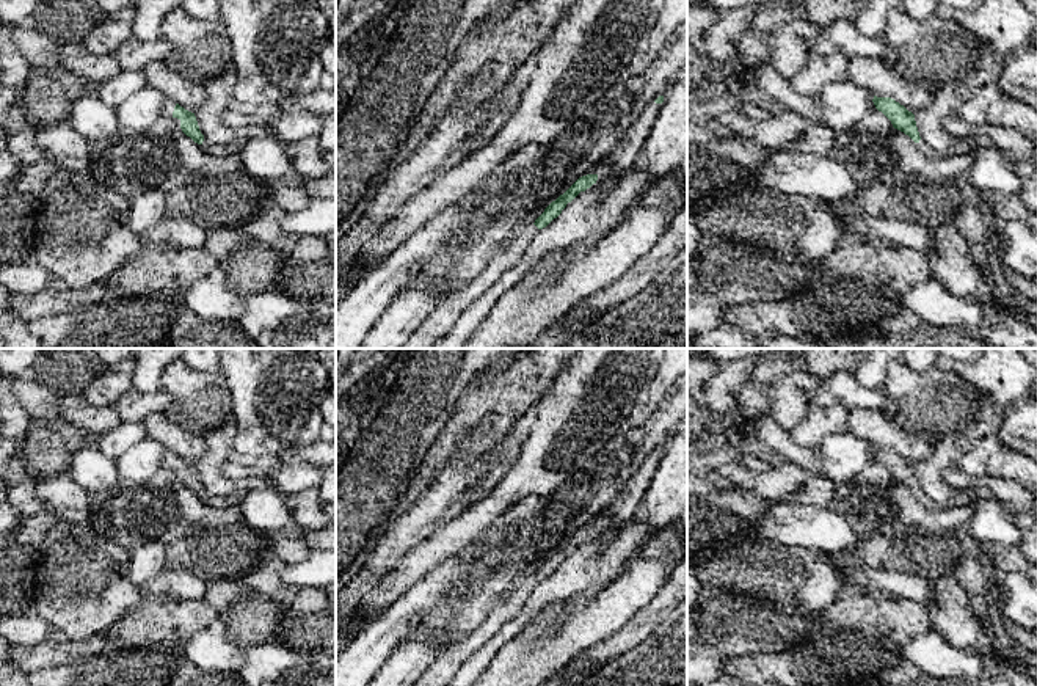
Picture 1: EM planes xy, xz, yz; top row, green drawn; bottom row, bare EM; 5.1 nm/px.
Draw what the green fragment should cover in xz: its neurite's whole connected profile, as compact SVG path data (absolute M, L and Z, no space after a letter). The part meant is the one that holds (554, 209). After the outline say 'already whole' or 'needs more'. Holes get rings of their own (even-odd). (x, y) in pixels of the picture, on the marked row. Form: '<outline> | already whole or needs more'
M598 174L579 177L563 195L544 209L533 224L527 226L508 246L491 256L478 276L442 300L402 348L433 348L435 344L452 330L458 317L493 287L505 272L522 259L538 231L557 218L568 203L596 184L596 181Z | needs more

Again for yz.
M874 96L872 102L875 108L891 121L894 129L908 135L915 143L919 143L921 137L911 111L891 97Z | already whole

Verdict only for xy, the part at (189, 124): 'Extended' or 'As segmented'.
Extended

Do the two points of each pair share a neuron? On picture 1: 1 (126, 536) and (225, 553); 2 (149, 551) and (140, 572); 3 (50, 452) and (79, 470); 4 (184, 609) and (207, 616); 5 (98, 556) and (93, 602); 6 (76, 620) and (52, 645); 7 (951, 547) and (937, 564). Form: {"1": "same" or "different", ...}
{"1": "different", "2": "same", "3": "different", "4": "same", "5": "same", "6": "different", "7": "same"}

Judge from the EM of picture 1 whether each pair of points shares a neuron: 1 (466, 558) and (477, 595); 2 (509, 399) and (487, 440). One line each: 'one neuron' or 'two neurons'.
1: two neurons
2: one neuron

